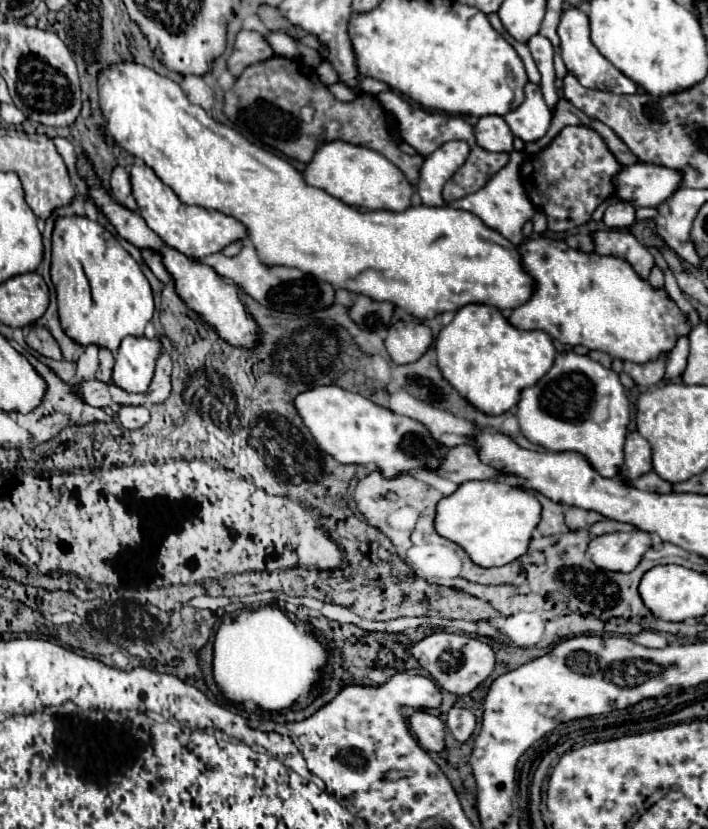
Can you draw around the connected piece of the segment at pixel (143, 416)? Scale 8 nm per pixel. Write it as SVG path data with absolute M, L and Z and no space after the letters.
M120 406L116 416L126 430L142 428L150 420L150 414L148 414L146 406Z

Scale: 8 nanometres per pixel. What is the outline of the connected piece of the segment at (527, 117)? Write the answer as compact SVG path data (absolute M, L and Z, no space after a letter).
M528 82L524 86L524 94L524 102L516 110L508 112L504 120L516 138L522 138L524 142L534 142L548 132L552 112L544 102L538 84Z

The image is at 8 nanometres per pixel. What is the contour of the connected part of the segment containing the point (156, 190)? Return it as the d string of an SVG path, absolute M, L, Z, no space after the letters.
M134 164L130 168L130 184L132 196L138 202L138 214L146 220L148 228L154 230L166 246L186 254L188 258L206 258L224 250L228 244L246 238L246 230L242 228L242 224L238 224L238 220L216 210L206 210L202 206L186 206L184 202L180 202L178 196L146 164Z

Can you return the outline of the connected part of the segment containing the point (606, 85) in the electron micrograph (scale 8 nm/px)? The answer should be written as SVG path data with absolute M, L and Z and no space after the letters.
M566 8L562 12L560 24L558 24L558 36L560 36L560 54L562 60L572 76L578 78L578 82L584 88L596 88L596 90L608 90L614 94L636 94L634 80L626 78L618 68L614 68L590 42L590 30L588 30L588 16L580 8Z

